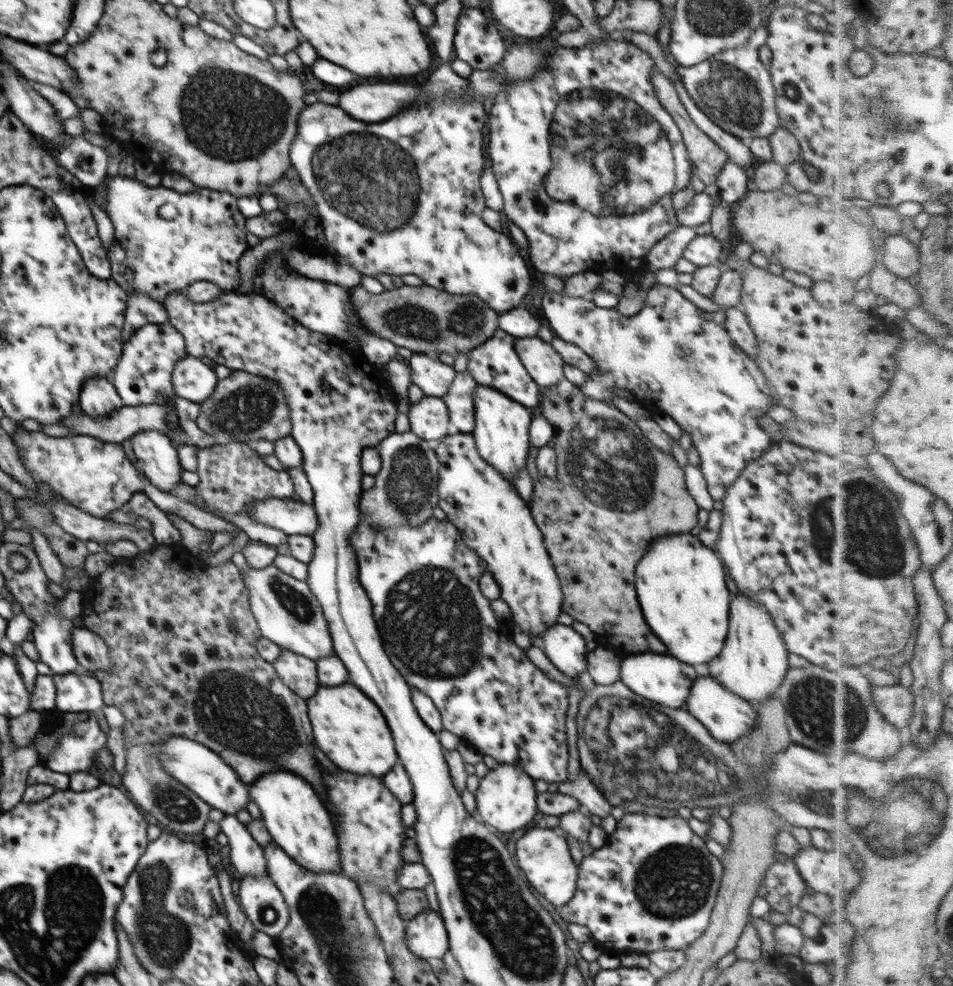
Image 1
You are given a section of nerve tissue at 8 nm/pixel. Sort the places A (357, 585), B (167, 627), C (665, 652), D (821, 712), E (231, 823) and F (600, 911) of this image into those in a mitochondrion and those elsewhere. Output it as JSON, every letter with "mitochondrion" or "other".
{"A":"other","B":"other","C":"other","D":"mitochondrion","E":"other","F":"other"}

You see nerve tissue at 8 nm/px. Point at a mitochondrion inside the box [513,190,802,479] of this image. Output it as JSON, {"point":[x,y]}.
{"point":[683,350]}

